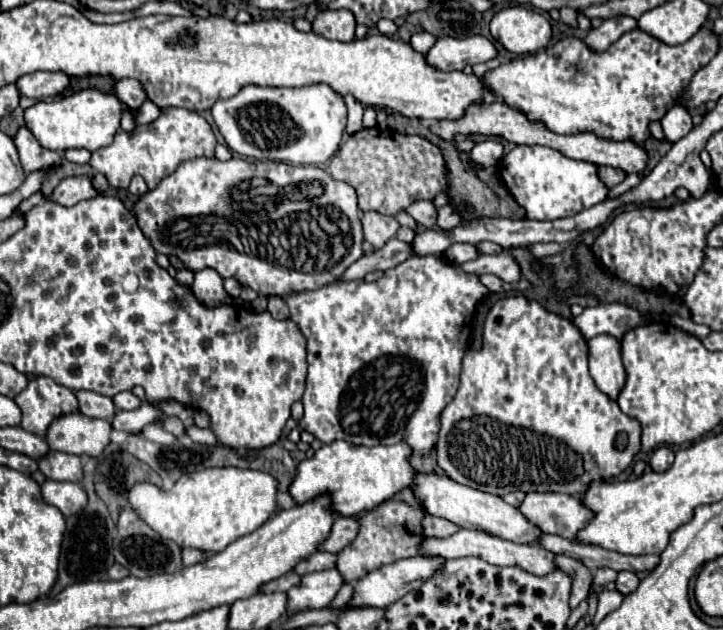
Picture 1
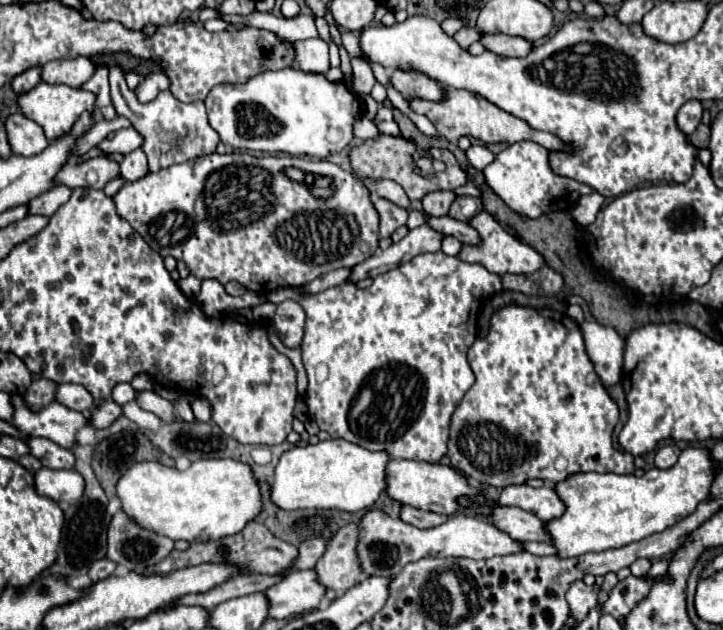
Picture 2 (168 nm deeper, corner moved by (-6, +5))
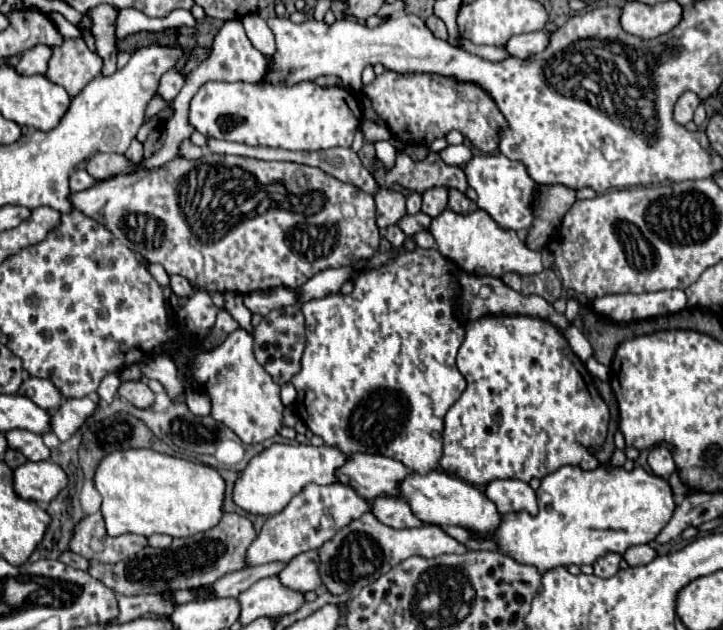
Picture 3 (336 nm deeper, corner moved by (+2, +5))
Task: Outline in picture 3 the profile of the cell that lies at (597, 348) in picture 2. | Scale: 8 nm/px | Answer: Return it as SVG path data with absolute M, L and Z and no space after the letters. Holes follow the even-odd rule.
M569 325L563 335L565 335L565 339L571 345L571 349L577 353L577 357L581 361L587 361L591 357L591 345L589 345L589 341L585 339L585 335L575 325Z

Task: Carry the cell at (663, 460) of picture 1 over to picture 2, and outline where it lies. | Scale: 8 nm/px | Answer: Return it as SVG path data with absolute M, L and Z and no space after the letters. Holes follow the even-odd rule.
M665 445L665 447L661 447L657 451L657 455L655 455L655 467L659 467L659 469L673 467L675 461L679 459L679 453L681 453L681 449L677 445Z

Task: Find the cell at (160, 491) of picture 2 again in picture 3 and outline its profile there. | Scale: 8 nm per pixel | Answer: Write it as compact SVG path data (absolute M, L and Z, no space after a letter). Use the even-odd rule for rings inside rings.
M125 449L109 453L95 469L95 489L103 497L101 513L109 537L125 533L143 537L155 533L191 537L215 527L223 515L225 481L215 469L155 449Z

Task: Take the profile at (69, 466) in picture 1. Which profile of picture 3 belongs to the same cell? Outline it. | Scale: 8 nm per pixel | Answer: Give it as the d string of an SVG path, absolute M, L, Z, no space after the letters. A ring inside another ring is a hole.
M11 429L5 433L9 449L21 451L29 461L45 461L49 459L49 449L43 445L41 435L25 431L25 429Z

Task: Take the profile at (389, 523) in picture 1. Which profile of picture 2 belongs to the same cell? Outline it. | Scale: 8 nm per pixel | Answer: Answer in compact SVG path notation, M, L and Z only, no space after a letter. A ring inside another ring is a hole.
M349 523L329 539L325 555L315 565L319 583L335 589L337 595L343 595L347 589L351 589L365 577L363 567L359 565L357 545L359 525Z

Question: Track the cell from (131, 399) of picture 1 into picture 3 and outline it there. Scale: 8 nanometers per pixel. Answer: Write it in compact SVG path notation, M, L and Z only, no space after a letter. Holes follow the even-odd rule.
M109 373L109 375L107 375L107 377L103 377L103 381L99 383L97 395L99 395L103 401L111 403L111 401L113 401L113 397L117 395L119 385L121 385L121 379L119 379L115 373Z

